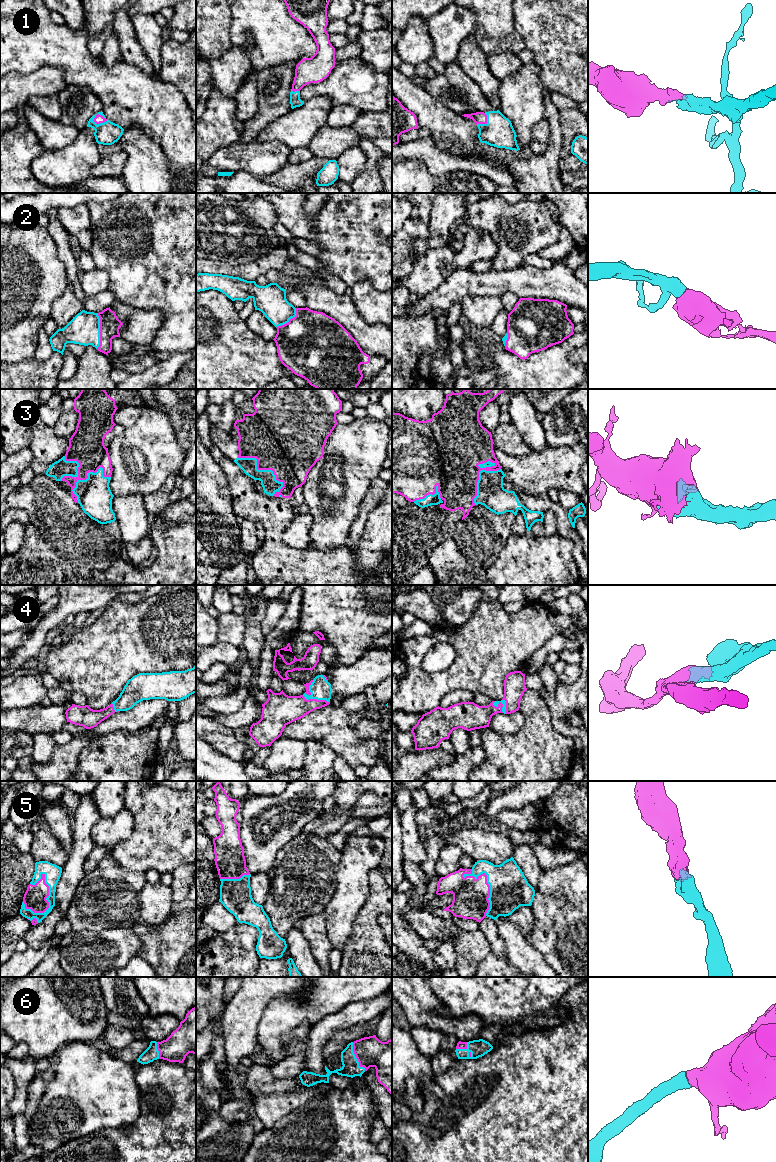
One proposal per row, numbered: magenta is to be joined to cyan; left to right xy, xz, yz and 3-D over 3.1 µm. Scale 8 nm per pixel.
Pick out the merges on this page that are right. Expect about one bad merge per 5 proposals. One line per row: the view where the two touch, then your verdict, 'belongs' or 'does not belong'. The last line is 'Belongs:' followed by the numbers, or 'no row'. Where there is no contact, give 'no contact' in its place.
1: xy | belongs
2: xy | belongs
3: yz | belongs
4: xz | belongs
5: xy | belongs
6: xz | belongs
Belongs: 1, 2, 3, 4, 5, 6

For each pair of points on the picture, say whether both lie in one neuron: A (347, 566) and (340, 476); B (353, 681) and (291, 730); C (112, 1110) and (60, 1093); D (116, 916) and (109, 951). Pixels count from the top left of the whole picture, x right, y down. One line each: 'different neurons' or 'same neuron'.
A: different neurons
B: different neurons
C: same neuron
D: different neurons

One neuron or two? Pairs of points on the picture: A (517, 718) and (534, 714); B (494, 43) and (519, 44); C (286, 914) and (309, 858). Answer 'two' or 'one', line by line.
A: two
B: one
C: one

